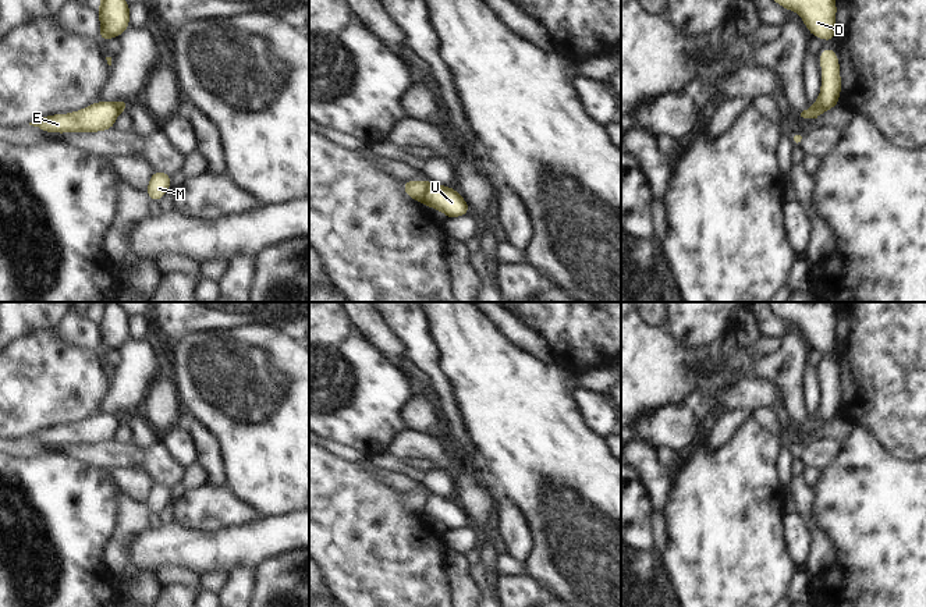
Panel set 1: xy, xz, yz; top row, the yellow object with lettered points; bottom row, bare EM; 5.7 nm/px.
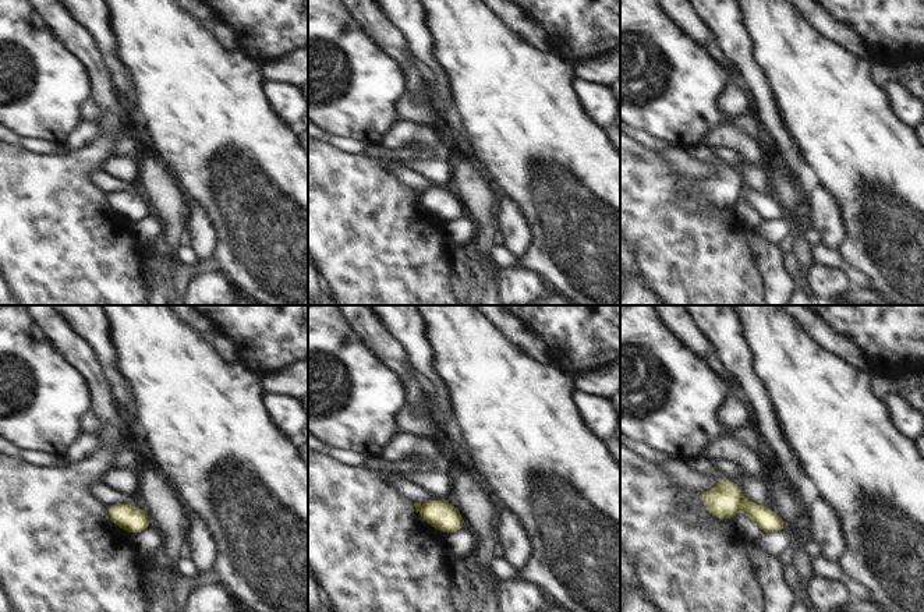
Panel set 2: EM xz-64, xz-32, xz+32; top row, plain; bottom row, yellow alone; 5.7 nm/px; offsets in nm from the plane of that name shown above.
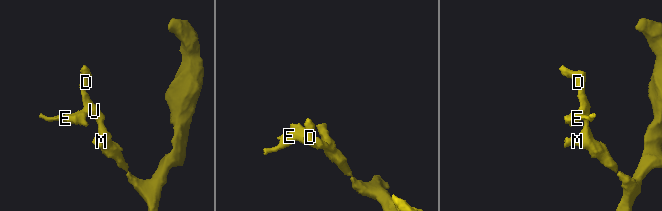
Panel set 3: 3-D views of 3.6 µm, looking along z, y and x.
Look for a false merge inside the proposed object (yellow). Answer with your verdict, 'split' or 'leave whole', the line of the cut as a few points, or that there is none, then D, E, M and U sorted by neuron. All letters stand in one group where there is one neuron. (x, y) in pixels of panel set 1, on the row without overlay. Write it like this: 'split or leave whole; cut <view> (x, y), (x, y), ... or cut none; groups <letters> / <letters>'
split; cut xz (429, 494), (421, 513); groups D M U / E

